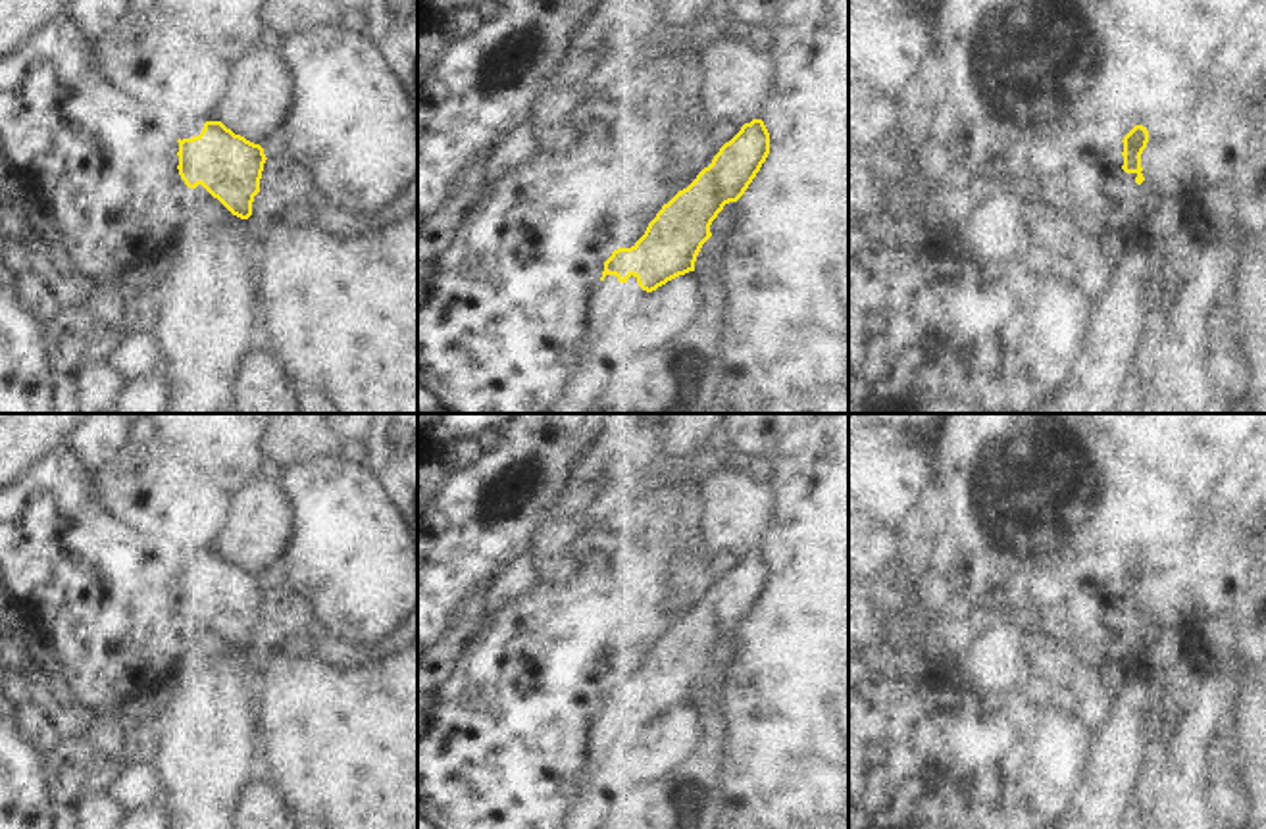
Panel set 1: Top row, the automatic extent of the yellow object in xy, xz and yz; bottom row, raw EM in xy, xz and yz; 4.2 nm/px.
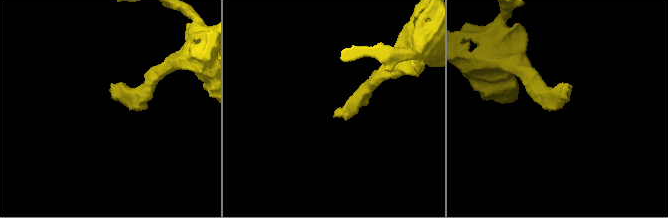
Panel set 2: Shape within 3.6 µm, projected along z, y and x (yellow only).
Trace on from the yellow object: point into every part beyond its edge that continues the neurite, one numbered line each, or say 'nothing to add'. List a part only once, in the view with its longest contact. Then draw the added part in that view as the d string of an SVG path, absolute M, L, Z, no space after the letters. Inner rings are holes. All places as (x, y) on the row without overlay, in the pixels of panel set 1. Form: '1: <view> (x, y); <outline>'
nothing to add

